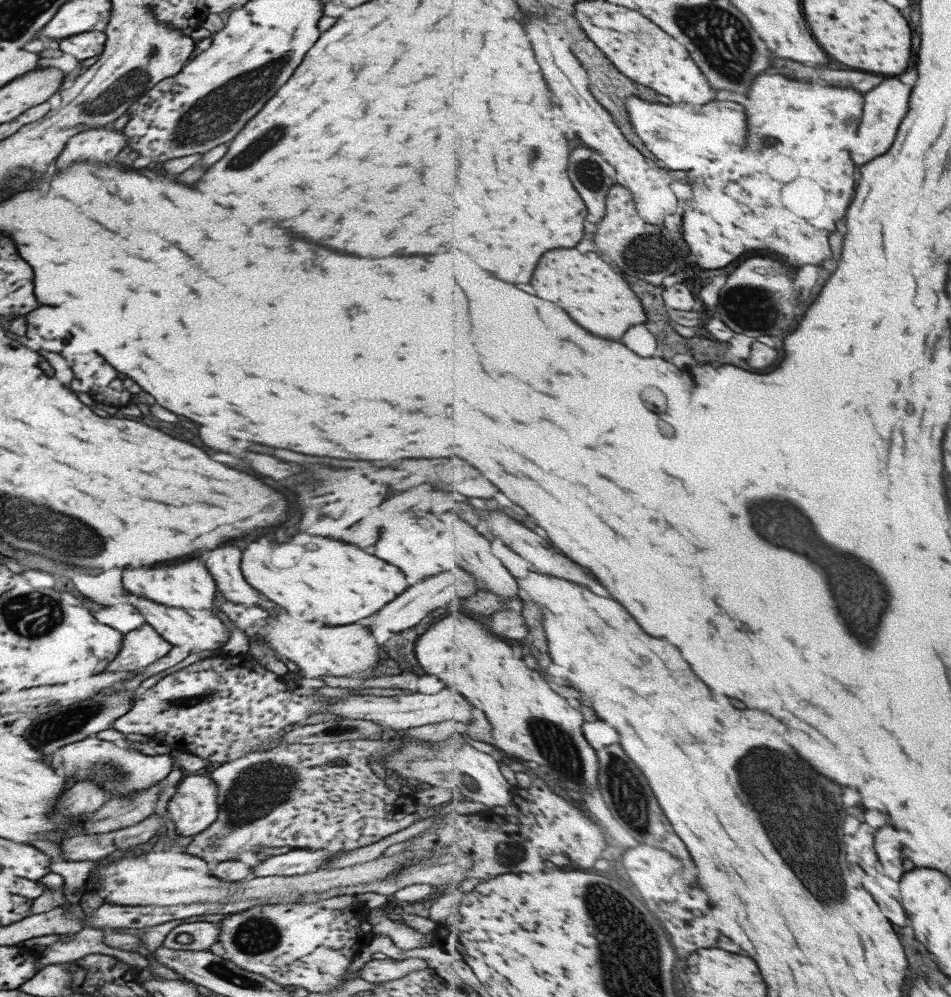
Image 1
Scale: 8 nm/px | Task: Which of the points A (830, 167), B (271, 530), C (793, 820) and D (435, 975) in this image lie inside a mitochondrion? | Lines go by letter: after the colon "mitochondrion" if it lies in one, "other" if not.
A: other
B: other
C: mitochondrion
D: other

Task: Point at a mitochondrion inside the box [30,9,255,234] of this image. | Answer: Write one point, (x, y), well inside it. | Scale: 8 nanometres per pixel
(126, 87)

